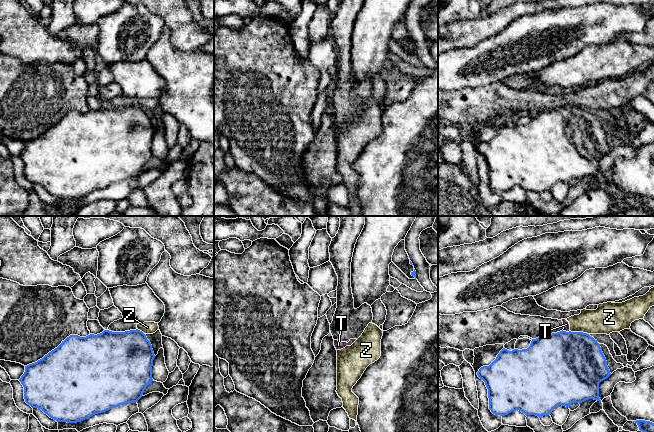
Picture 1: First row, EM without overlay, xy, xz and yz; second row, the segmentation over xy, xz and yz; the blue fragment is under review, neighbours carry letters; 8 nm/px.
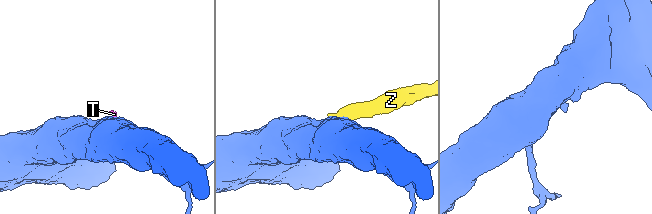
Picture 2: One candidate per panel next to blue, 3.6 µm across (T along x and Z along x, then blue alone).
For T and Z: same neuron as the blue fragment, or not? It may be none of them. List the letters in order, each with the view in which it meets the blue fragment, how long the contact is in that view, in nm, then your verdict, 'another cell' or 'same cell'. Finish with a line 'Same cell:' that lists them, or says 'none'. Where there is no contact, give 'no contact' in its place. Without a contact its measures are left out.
T: contact in yz; length 60 nm; another cell
Z: contact in yz; length 160 nm; another cell
Same cell: none

